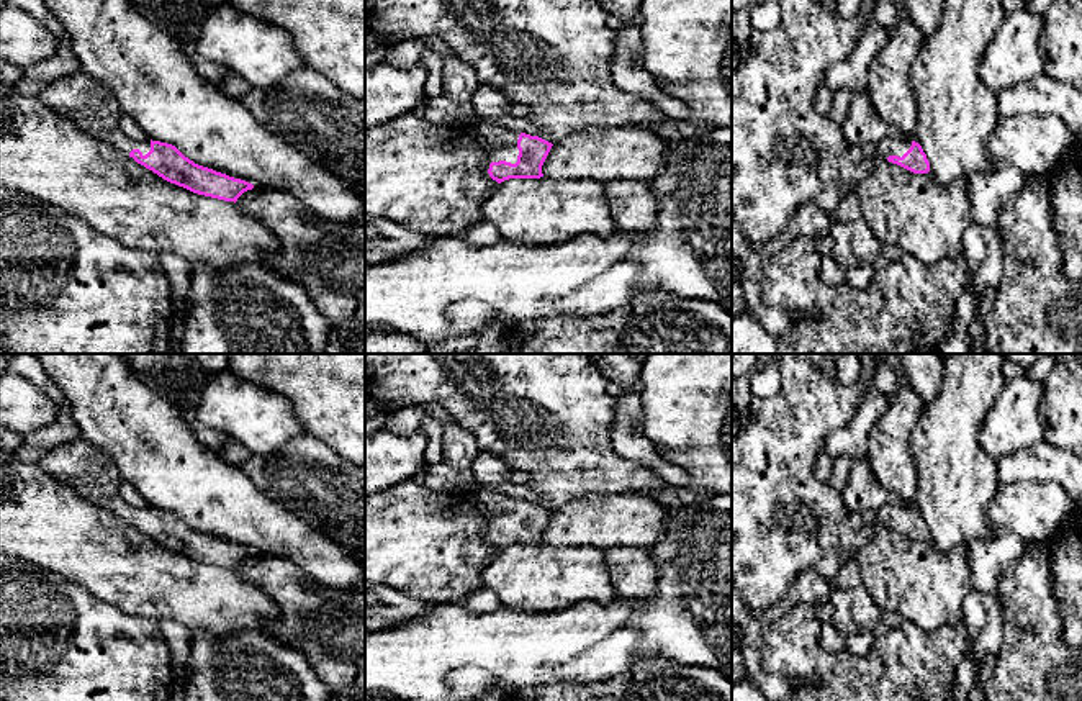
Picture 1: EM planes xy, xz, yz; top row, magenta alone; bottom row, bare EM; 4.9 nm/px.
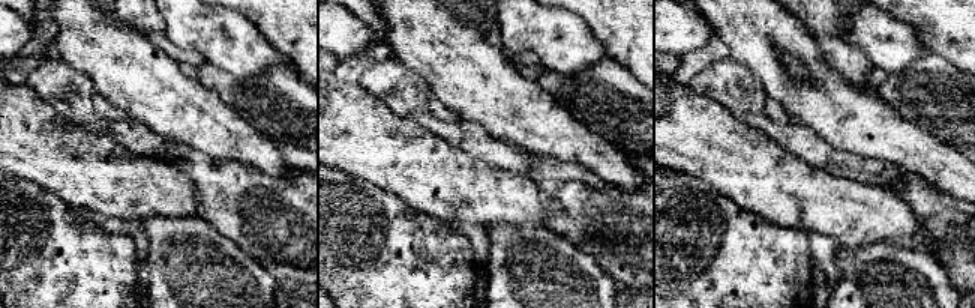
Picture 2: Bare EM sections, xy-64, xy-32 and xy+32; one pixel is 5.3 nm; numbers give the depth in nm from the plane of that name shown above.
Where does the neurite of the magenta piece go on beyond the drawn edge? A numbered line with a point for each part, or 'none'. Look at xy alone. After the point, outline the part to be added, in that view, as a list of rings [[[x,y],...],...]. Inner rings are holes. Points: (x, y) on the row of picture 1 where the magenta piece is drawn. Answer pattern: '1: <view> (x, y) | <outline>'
1: xy (84, 100) | [[[80,69],[49,84],[38,98],[87,134],[121,149],[126,156],[133,149],[139,149],[142,156],[151,151],[151,139],[138,142],[121,131],[118,121],[123,111],[115,93]]]

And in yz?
1: yz (884, 148) | [[[882,139],[876,142],[876,157],[887,159],[889,156],[902,157],[912,146],[910,139]]]

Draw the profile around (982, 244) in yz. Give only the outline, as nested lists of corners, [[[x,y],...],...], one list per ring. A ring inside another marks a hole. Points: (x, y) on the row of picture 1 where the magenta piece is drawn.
[[[974,223],[964,234],[963,256],[969,274],[966,292],[981,300],[989,290],[997,288],[1002,277],[1002,236],[997,223]]]

